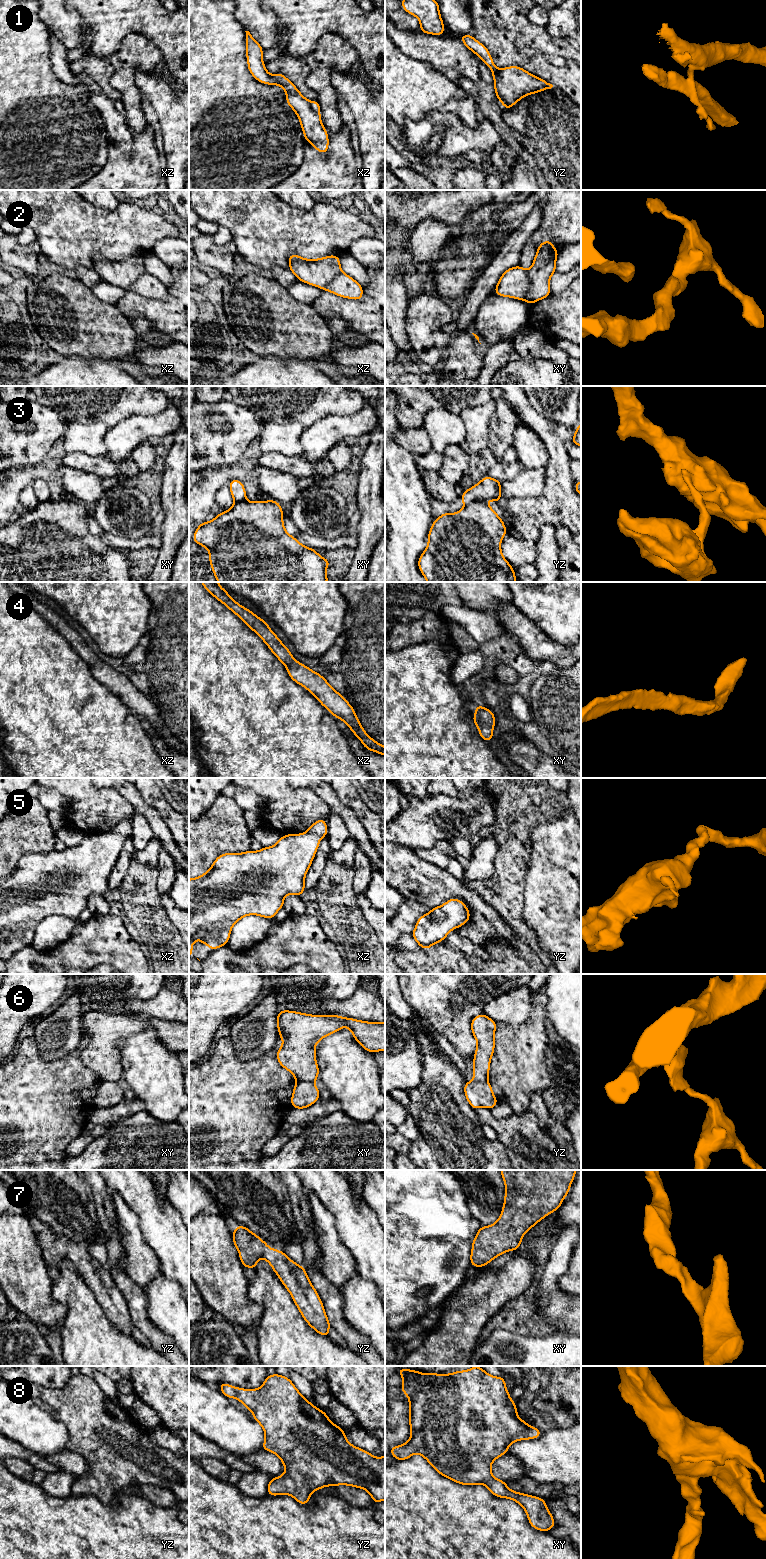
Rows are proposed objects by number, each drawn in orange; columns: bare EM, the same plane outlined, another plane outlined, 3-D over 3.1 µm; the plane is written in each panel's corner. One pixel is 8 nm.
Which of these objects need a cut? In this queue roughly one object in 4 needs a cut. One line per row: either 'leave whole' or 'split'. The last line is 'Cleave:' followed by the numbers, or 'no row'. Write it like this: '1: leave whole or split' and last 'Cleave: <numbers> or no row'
1: split
2: split
3: split
4: leave whole
5: leave whole
6: split
7: leave whole
8: leave whole
Cleave: 1, 2, 3, 6

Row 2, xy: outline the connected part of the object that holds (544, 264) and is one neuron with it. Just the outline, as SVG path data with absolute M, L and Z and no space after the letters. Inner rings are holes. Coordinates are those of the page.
M549 240L543 241L538 246L533 264L528 270L530 286L525 301L529 305L551 295L549 280L556 272L558 253Z

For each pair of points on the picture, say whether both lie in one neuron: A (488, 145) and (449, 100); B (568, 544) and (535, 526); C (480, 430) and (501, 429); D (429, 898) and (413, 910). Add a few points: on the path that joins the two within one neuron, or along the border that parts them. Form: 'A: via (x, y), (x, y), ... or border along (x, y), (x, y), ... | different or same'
A: border along (454, 113), (465, 125), (476, 127) | different
B: border along (562, 525), (557, 530), (556, 544), (558, 547) | different
C: border along (496, 408), (489, 424), (489, 442), (487, 446) | different
D: border along (406, 898), (412, 898), (431, 908) | different

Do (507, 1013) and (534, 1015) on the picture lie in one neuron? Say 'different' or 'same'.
different

